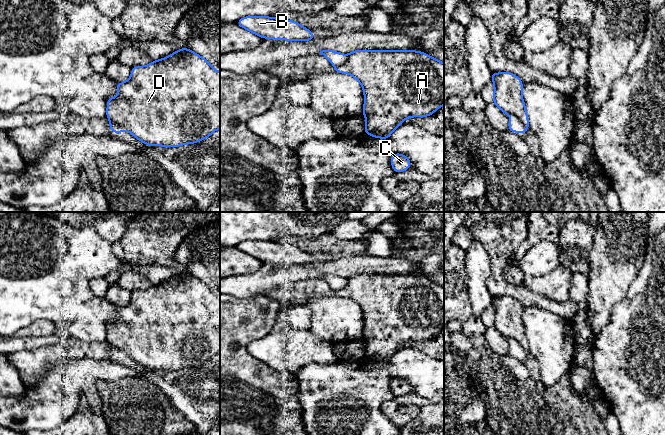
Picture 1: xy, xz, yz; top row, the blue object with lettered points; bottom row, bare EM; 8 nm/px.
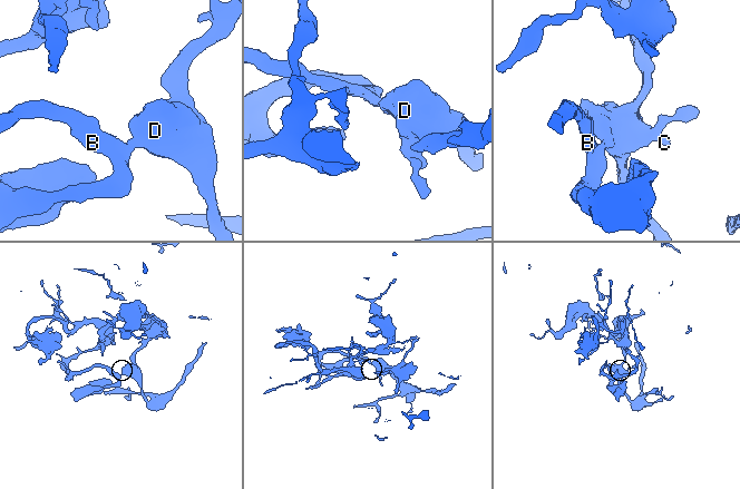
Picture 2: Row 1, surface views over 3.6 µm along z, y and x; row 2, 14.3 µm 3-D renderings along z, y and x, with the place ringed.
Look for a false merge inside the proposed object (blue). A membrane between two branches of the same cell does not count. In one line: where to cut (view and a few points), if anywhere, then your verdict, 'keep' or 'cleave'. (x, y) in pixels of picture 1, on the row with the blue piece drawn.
yz (512, 114), (527, 128) | cleave

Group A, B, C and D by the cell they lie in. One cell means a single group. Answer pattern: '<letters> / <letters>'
A C D / B

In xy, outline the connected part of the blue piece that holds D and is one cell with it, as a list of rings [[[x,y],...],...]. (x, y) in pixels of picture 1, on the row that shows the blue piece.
[[[181,48],[147,66],[132,67],[130,78],[115,84],[119,96],[108,98],[107,118],[148,146],[178,147],[198,143],[220,129],[220,72],[190,49]]]

